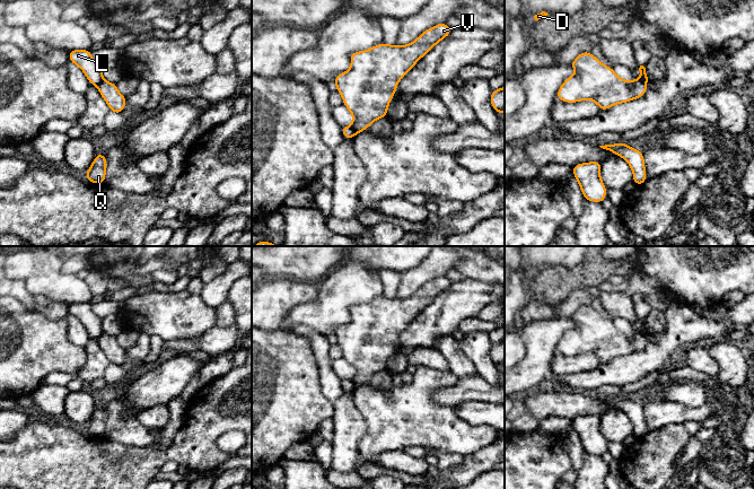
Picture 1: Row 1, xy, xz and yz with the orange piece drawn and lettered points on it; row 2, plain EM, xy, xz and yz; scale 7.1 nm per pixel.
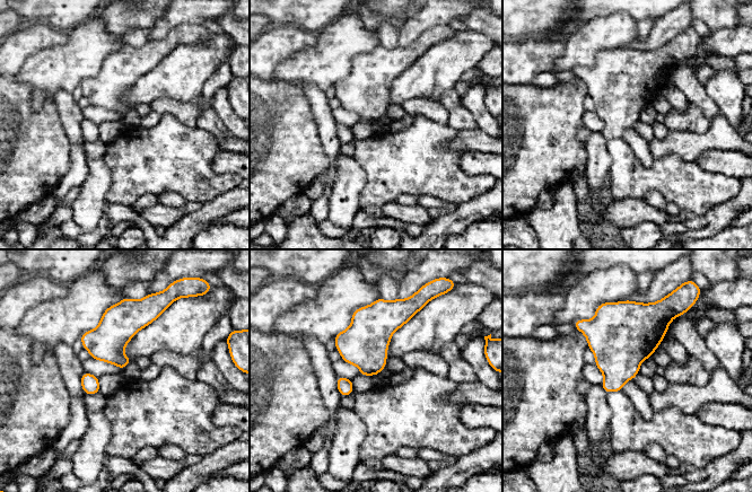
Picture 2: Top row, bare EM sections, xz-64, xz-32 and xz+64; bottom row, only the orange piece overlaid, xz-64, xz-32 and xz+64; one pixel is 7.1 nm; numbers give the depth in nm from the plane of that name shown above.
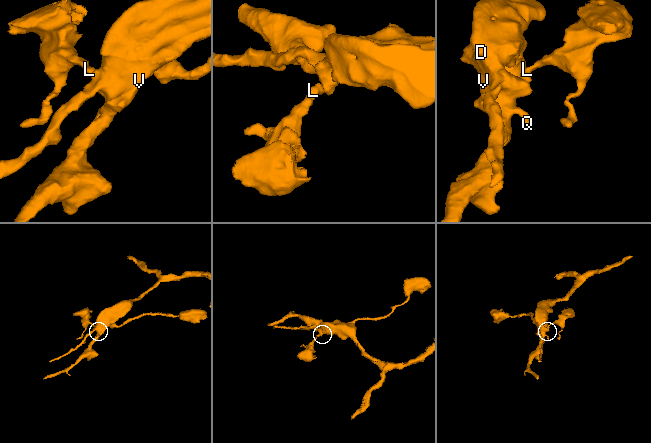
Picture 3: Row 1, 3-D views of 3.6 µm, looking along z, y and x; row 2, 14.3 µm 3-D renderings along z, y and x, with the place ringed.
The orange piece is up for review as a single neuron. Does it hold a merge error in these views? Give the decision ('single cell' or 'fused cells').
fused cells

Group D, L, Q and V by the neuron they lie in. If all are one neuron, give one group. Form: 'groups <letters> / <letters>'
groups D Q V / L

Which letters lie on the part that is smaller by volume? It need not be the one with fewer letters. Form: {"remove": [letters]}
{"remove": ["L"]}

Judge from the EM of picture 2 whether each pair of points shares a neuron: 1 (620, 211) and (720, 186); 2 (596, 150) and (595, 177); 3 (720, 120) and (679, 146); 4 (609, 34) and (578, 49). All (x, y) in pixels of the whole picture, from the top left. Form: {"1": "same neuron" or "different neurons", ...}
{"1": "different neurons", "2": "same neuron", "3": "same neuron", "4": "same neuron"}

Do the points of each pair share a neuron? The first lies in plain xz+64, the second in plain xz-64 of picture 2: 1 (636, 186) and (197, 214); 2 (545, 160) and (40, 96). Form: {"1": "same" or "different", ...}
{"1": "different", "2": "different"}

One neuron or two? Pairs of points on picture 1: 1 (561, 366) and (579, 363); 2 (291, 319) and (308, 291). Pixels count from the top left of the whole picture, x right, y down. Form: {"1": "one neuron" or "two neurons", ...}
{"1": "one neuron", "2": "two neurons"}

